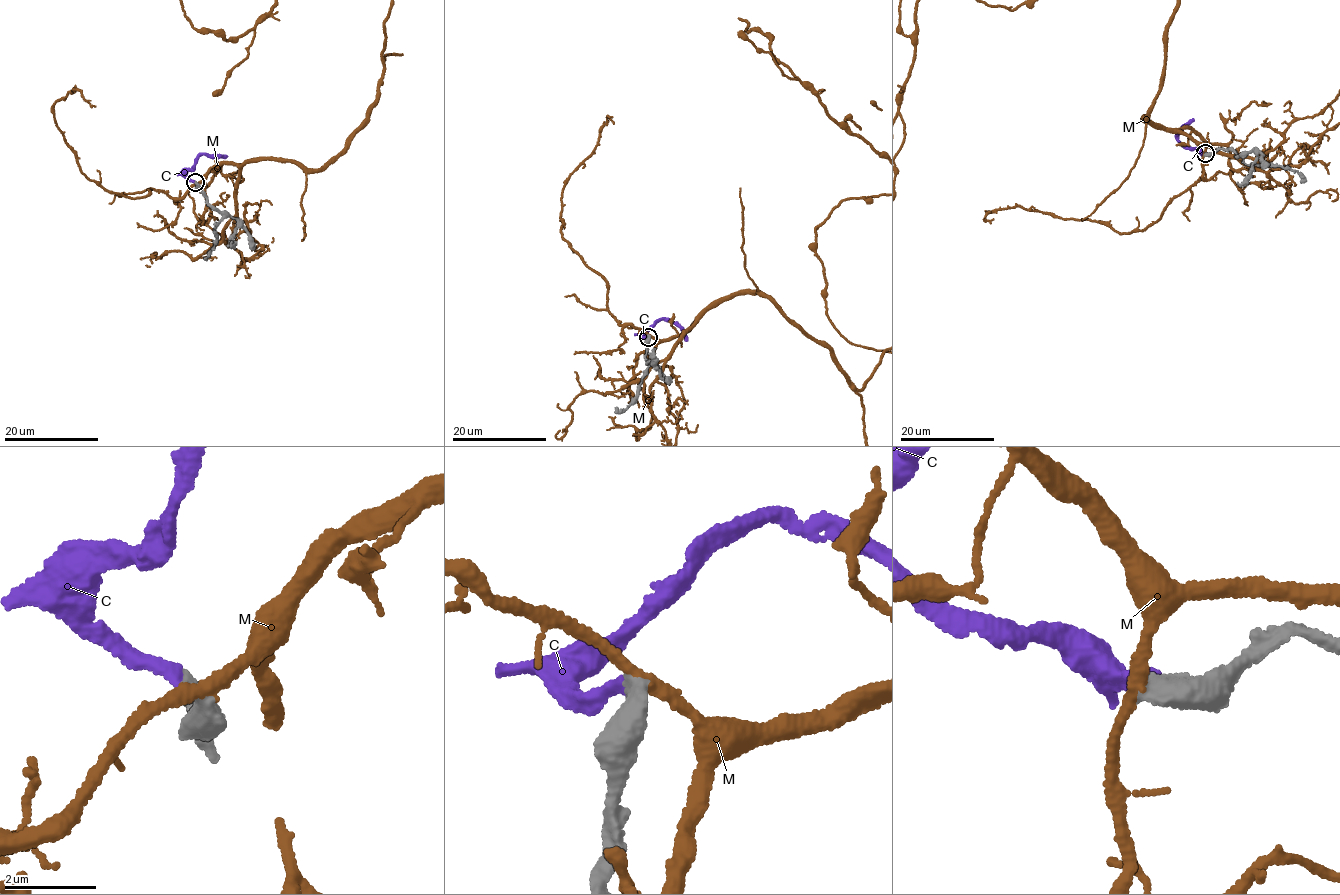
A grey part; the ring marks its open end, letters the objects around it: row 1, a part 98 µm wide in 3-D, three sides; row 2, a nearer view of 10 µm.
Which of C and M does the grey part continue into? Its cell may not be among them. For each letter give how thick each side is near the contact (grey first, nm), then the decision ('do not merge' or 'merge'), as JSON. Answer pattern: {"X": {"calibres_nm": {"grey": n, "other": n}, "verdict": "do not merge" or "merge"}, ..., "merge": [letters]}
{"C": {"calibres_nm": {"grey": 460, "other": 260}, "verdict": "merge"}, "M": {"calibres_nm": {"grey": 550, "other": 300}, "verdict": "do not merge"}, "merge": ["C"]}

